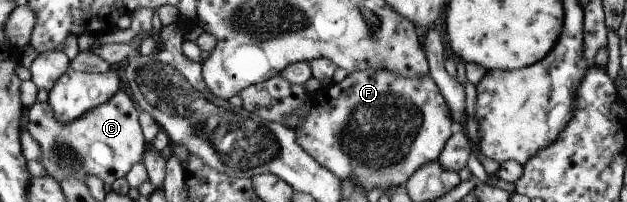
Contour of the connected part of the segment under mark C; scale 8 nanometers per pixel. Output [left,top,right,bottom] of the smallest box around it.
[28,89,147,186]

